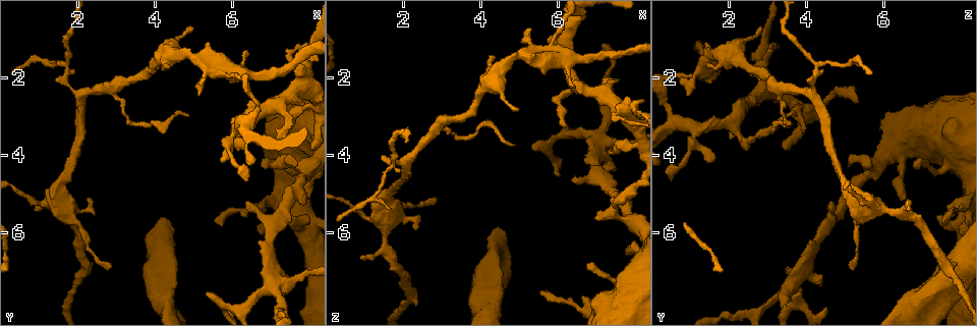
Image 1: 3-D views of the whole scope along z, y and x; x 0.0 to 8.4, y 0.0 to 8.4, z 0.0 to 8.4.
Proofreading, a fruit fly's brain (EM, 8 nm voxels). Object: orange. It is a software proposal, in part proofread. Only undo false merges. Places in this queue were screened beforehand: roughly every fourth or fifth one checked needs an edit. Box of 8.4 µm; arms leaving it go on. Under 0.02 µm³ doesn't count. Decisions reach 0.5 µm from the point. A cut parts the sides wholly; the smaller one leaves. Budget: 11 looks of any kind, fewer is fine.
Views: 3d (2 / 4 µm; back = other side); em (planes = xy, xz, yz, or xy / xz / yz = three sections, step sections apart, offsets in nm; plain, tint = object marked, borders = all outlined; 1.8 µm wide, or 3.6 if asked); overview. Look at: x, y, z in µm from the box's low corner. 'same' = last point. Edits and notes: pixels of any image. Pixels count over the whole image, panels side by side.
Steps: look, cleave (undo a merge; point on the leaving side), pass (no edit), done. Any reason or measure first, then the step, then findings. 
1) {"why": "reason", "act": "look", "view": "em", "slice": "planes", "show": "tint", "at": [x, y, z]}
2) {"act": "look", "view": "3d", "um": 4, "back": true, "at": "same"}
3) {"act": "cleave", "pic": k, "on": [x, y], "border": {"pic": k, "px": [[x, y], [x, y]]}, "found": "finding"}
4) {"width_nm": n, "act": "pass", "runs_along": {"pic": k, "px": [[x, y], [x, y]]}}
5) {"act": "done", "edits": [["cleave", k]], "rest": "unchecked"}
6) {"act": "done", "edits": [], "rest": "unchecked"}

{"why": "thick turns thin", "act": "look", "view": "em", "um": 3.6, "slice": "planes", "show": "tint", "at": [7.70, 5.80, 7.75]}

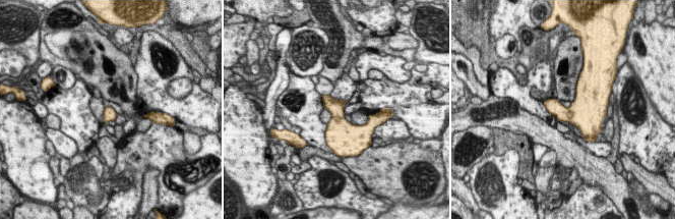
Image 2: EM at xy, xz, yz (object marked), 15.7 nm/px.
{"act": "pass", "found": "continuous, no second neuron"}

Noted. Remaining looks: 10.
{"why": "sudden change in width", "act": "look", "view": "3d", "um": 4, "at": [7.00, 7.30, 3.65]}

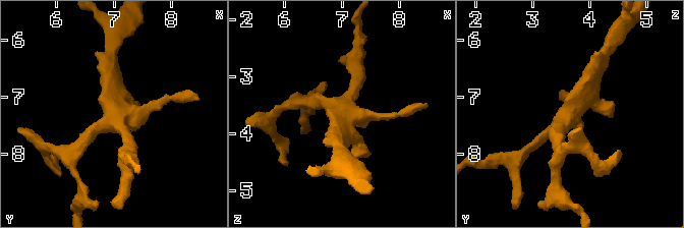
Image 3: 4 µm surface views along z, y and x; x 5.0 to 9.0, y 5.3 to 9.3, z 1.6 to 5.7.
{"act": "look", "view": "em", "slice": "planes", "show": "tint", "at": [7.05, 7.30, 3.60]}

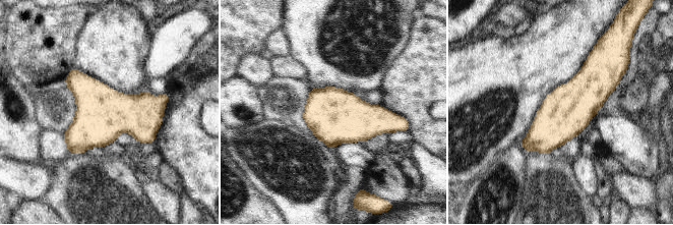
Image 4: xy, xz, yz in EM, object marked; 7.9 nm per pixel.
{"width_nm": 400, "act": "pass", "found": "one neuron here"}

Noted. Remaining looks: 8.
{"why": "thick turns thin", "act": "look", "view": "3d", "um": 4, "back": true, "at": [1.40, 5.15, 5.60]}

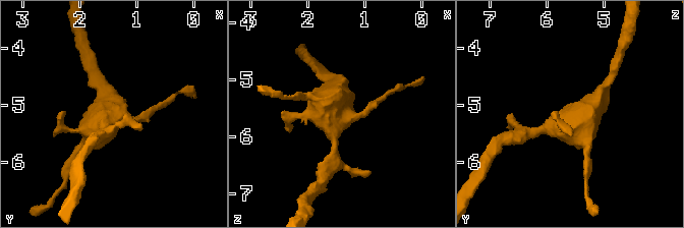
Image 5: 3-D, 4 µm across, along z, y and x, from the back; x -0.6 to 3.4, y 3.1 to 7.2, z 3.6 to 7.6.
{"why": "now the EM", "act": "look", "view": "em", "um": 3.6, "slice": "planes", "show": "tint", "at": [1.45, 5.20, 5.65]}

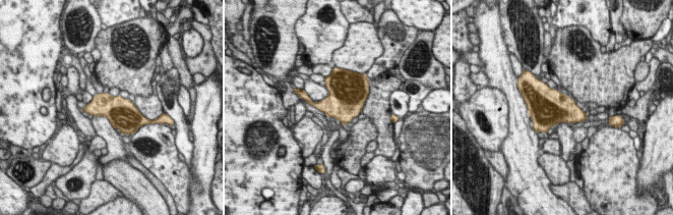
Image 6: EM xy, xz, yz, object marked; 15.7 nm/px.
{"act": "pass", "found": "continuous, no second neuron"}

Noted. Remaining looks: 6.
{"why": "branch point", "act": "look", "view": "em", "slice": "planes", "show": "tint", "at": [2.85, 2.25, 3.30]}

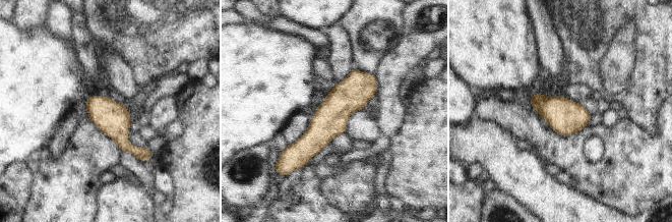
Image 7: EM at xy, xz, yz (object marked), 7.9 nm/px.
{"act": "pass", "runs_along": {"pic": 7, "px": [[372, 76], [299, 150], [288, 150]]}, "found": "one neuron here"}

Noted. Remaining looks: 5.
{"why": "sharp bend", "act": "look", "view": "3d", "um": 4, "at": [5.90, 1.90, 1.50]}

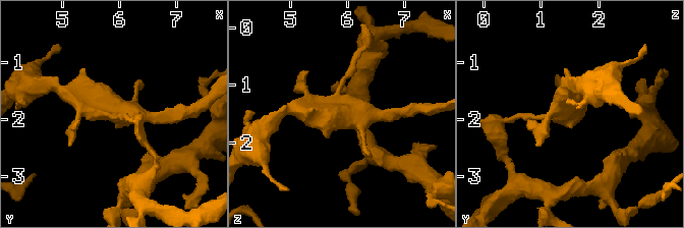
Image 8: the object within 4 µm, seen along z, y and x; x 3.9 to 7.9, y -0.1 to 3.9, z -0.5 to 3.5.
{"why": "now the EM", "act": "look", "view": "em", "slice": "planes", "show": "tint", "at": [5.85, 1.80, 1.45]}

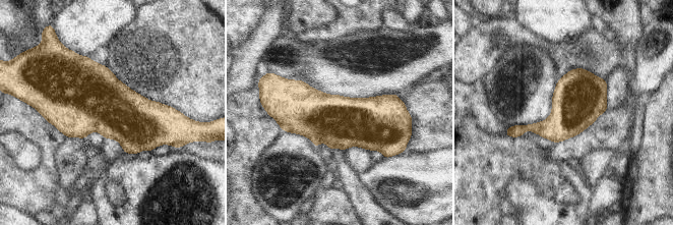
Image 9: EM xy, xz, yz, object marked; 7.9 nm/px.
{"act": "pass", "found": "all the same neuron"}

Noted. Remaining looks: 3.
{"act": "done", "edits": [], "rest": "unchecked"}

